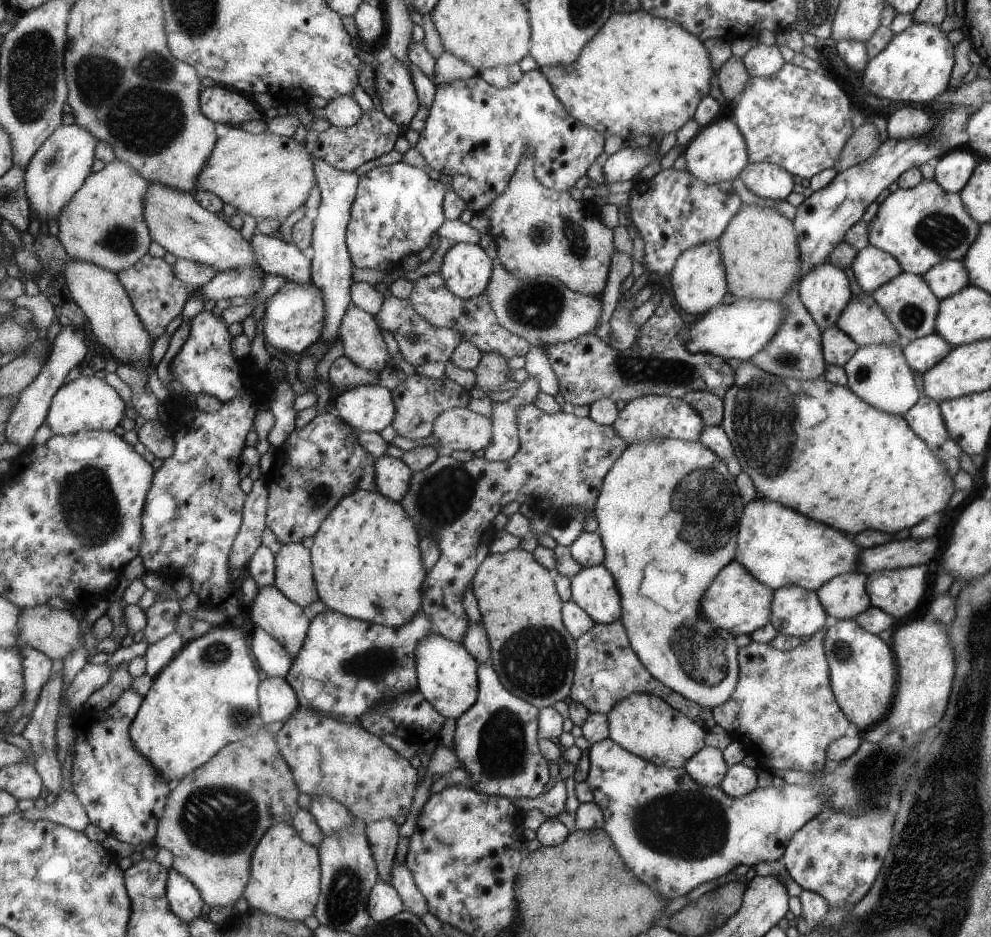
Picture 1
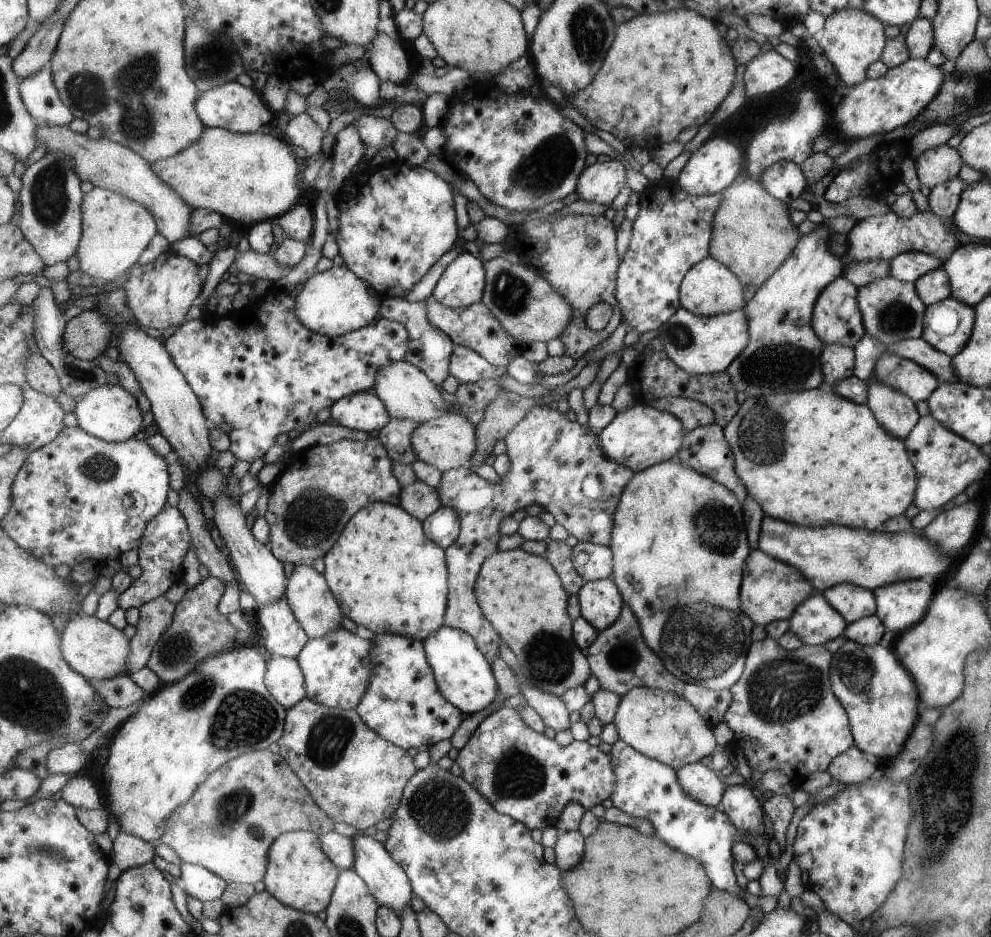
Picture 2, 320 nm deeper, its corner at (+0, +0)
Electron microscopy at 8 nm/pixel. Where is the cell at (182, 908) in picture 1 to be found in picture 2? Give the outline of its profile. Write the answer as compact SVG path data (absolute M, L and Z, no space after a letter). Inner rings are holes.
M181 861L179 883L188 897L197 898L204 904L208 901L220 901L228 890L228 883L221 876L200 865Z

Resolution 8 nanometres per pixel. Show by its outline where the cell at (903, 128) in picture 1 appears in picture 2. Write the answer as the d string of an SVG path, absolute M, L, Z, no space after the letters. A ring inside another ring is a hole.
M946 143L920 150L917 156L919 158L915 158L914 161L916 176L919 183L928 189L958 176L962 162L959 152Z

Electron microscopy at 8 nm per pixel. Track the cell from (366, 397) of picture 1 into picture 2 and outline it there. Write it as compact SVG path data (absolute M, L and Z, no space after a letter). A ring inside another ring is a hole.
M373 390L341 398L341 401L333 404L330 411L330 422L362 431L365 436L378 435L392 420L389 408Z

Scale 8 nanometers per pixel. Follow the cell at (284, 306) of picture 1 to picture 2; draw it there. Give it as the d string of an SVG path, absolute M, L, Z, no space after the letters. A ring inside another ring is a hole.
M346 265L332 266L329 270L315 273L303 283L295 297L296 314L312 332L339 337L364 328L380 318L382 298Z

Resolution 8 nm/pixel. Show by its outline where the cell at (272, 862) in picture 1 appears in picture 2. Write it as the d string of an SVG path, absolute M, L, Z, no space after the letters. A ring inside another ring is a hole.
M285 832L273 842L269 850L268 870L264 879L266 890L286 906L300 912L315 915L327 911L339 878L339 868L325 854L320 836L315 832Z

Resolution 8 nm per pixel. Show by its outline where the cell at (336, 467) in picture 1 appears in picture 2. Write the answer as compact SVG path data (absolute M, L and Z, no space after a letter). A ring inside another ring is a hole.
M369 435L362 441L339 440L328 445L311 446L299 450L291 457L289 466L274 483L266 513L266 520L271 526L269 548L281 563L313 566L317 558L322 558L333 549L345 526L359 510L365 509L373 502L387 502L401 505L401 492L404 487L396 478L394 462L389 457L377 435Z

